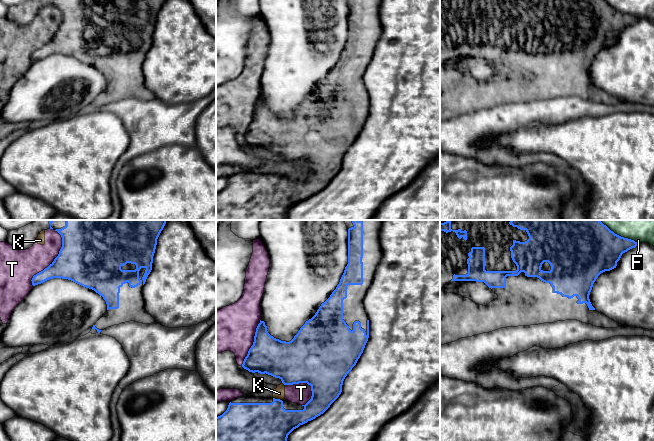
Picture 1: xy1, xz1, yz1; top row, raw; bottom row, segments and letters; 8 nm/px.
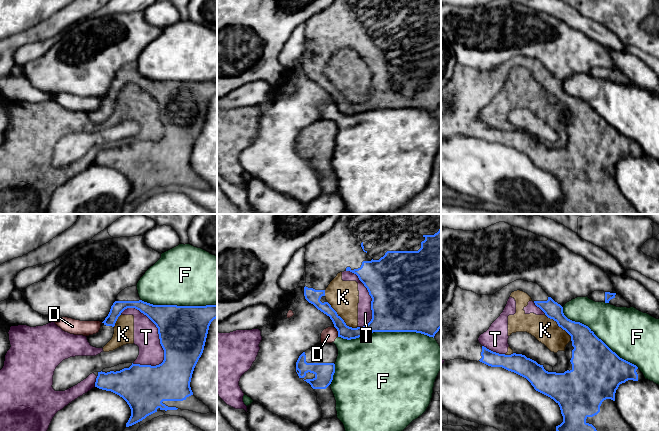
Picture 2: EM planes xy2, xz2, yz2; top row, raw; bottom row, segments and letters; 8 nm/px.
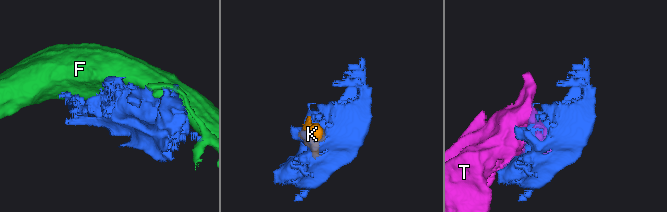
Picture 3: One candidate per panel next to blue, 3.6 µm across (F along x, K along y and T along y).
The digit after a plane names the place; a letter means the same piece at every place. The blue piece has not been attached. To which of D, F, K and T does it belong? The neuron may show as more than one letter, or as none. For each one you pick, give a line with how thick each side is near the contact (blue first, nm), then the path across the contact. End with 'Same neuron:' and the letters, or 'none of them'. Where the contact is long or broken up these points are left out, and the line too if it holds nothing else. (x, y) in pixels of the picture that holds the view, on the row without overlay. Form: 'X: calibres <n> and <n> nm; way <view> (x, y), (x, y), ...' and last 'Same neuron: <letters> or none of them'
Same neuron: none of them

